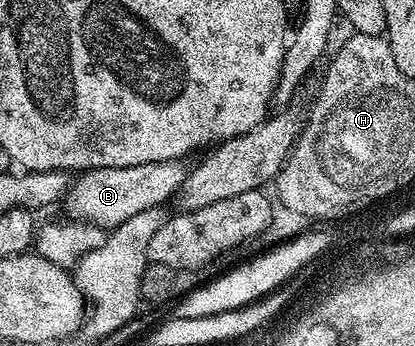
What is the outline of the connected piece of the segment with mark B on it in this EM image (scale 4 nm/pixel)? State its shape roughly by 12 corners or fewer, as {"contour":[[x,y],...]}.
{"contour":[[183,160],[90,169],[64,194],[73,221],[111,231],[171,202]]}

